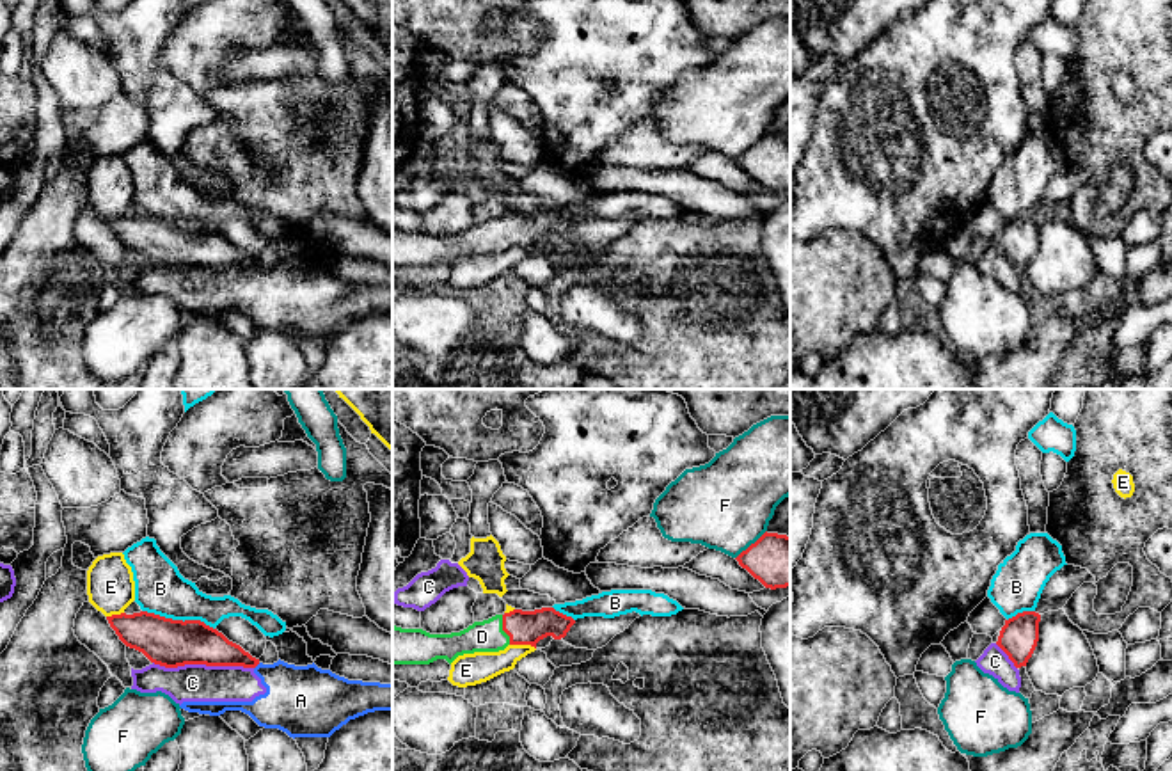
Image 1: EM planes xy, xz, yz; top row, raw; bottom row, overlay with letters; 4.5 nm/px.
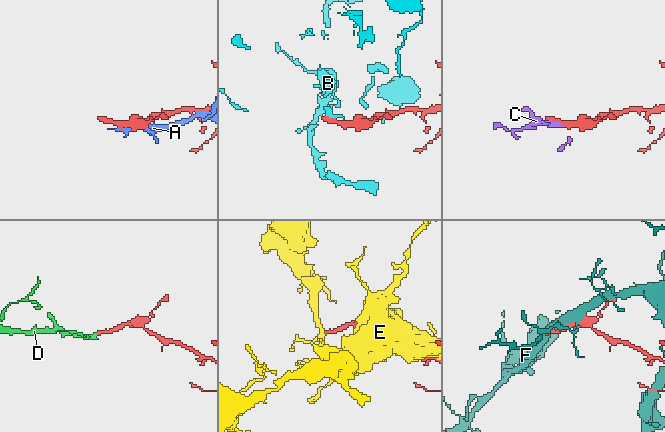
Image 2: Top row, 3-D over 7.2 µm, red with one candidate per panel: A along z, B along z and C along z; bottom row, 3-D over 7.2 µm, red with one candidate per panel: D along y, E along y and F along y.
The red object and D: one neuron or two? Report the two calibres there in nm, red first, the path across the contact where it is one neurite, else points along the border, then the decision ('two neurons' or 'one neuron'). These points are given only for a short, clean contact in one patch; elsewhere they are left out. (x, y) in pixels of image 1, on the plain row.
calibres 160 and 140 nm; way xz (524, 230), (503, 231), (482, 238); one neuron

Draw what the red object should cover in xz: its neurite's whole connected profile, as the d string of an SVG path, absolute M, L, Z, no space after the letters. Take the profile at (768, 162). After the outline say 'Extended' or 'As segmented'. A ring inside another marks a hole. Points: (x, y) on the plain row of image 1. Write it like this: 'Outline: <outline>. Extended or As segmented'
Outline: M765 133L735 162L765 190L790 188L790 139L787 137Z. As segmented

